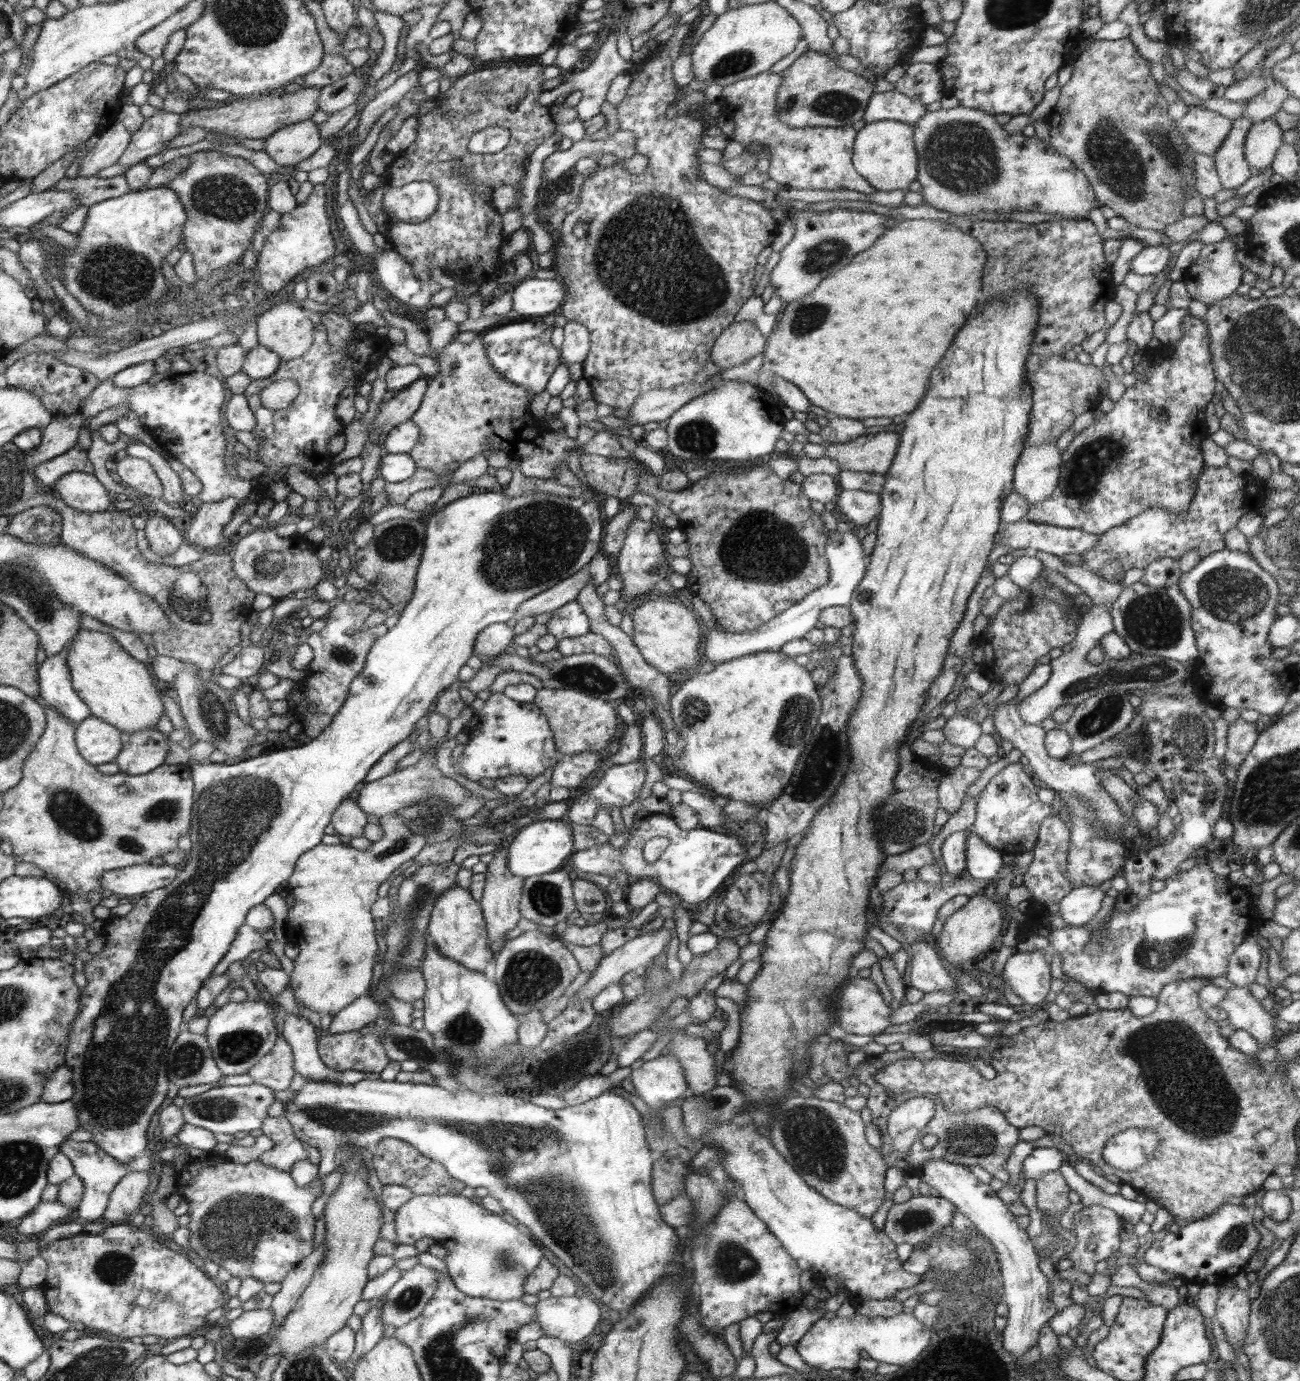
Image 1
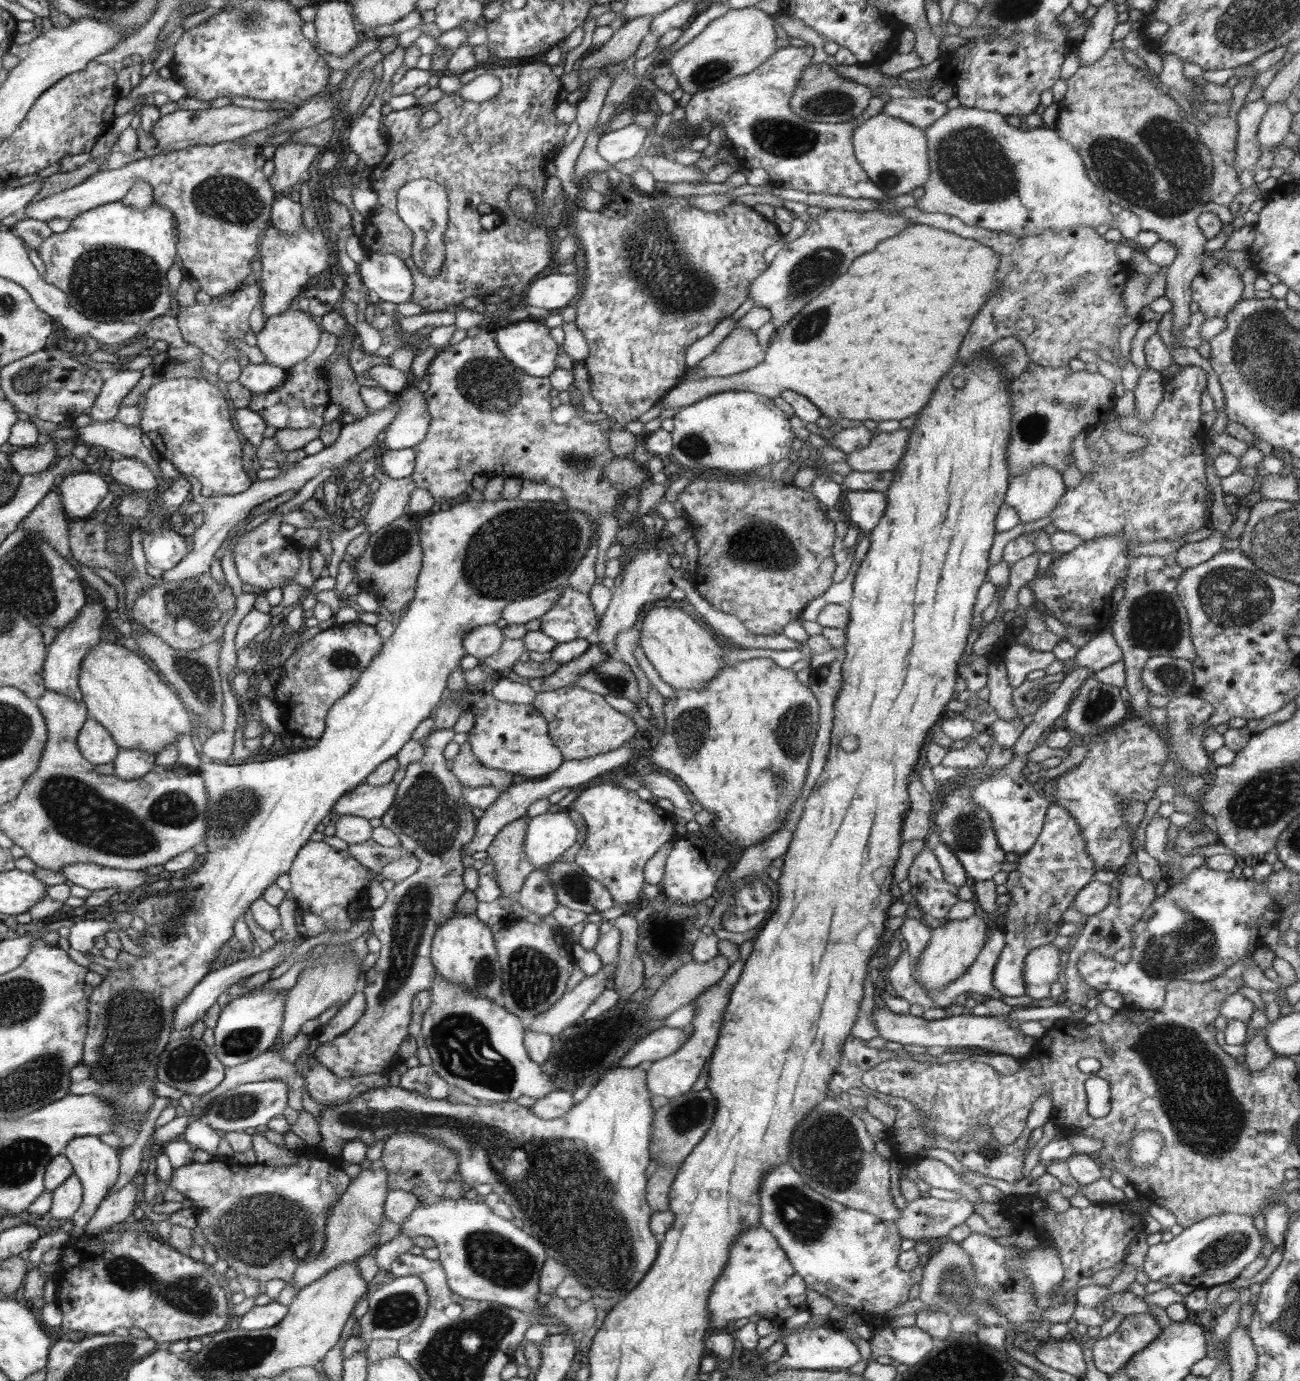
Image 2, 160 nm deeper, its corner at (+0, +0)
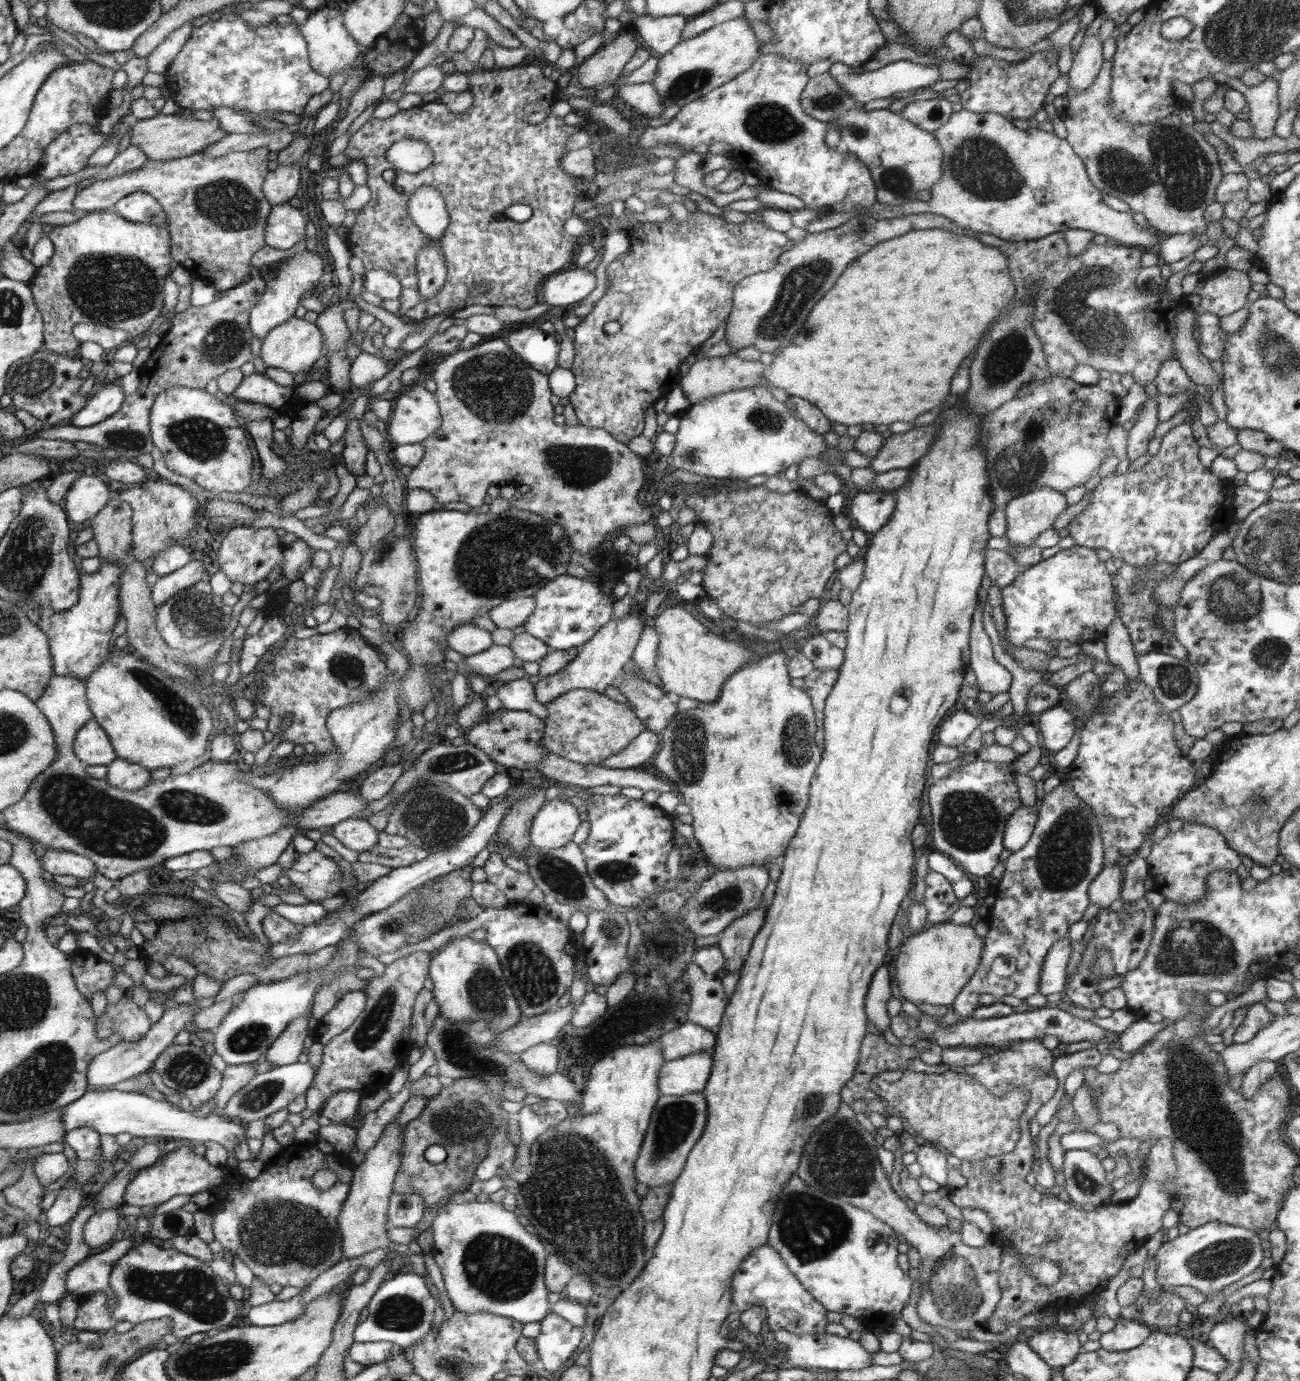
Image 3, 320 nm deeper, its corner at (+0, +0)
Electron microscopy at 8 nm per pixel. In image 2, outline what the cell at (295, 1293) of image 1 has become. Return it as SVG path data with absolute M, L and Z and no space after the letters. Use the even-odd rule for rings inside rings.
M377 1163L373 1169L357 1169L357 1177L350 1181L350 1186L335 1202L326 1226L326 1239L324 1251L320 1257L298 1267L294 1274L294 1285L302 1288L310 1286L323 1275L330 1273L339 1265L357 1262L360 1257L372 1251L372 1247L378 1245L378 1229L384 1215L384 1204L389 1191L387 1185L387 1170L382 1164Z

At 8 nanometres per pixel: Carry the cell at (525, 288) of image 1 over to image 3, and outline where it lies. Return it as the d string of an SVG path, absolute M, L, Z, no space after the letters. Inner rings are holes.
M584 268L552 275L542 287L542 303L557 306L561 311L568 304L579 304L596 288L596 276Z

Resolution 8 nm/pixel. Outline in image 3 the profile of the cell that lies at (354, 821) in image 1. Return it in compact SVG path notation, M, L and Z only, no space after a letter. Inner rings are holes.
M349 818L332 830L332 834L350 850L357 854L368 852L375 848L380 841L380 831L367 821L366 818Z

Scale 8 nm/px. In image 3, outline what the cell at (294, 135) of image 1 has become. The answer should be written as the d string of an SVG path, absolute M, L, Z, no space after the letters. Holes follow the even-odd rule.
M300 163L280 164L265 178L265 197L273 204L284 204L300 188Z

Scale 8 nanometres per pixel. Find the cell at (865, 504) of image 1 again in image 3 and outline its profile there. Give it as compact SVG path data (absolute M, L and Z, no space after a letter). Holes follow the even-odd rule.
M882 490L859 491L848 508L852 520L864 533L876 533L888 523L896 506L894 494Z

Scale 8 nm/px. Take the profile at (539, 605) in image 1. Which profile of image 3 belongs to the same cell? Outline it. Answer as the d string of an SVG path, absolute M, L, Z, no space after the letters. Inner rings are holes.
M533 596L510 598L489 610L490 620L498 628L513 629L523 625L536 609L537 601Z

